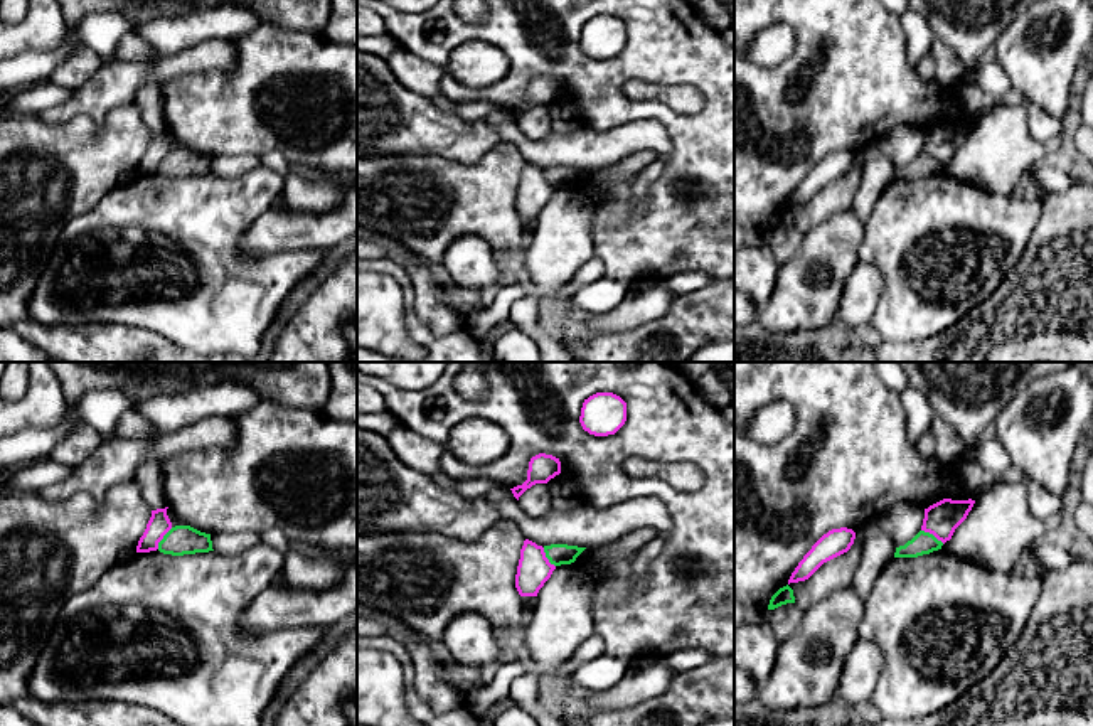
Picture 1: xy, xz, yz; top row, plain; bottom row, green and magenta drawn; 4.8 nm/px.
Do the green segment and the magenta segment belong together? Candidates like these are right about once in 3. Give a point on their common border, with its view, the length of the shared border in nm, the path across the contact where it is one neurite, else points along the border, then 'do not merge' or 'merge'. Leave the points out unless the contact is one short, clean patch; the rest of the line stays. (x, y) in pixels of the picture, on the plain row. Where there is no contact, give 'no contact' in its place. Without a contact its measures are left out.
meets green in yz at (932, 157); contact 130 nm long; do not merge

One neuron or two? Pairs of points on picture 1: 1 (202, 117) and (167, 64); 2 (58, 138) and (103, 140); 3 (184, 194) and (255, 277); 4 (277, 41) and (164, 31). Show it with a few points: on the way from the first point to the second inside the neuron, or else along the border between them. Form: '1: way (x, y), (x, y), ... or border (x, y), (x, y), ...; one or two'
1: border (214, 68), (175, 74), (162, 86); two
2: way (69, 140), (91, 140); one
3: way (191, 214), (234, 258); one
4: border (261, 22), (234, 39); two

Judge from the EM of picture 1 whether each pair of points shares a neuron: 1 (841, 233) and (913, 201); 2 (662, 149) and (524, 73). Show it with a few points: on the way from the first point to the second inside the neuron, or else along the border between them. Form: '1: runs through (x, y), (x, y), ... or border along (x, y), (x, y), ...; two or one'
1: border along (866, 224), (863, 243), (858, 250), (858, 261); two
2: border along (662, 125), (632, 120), (608, 130), (583, 127); two

